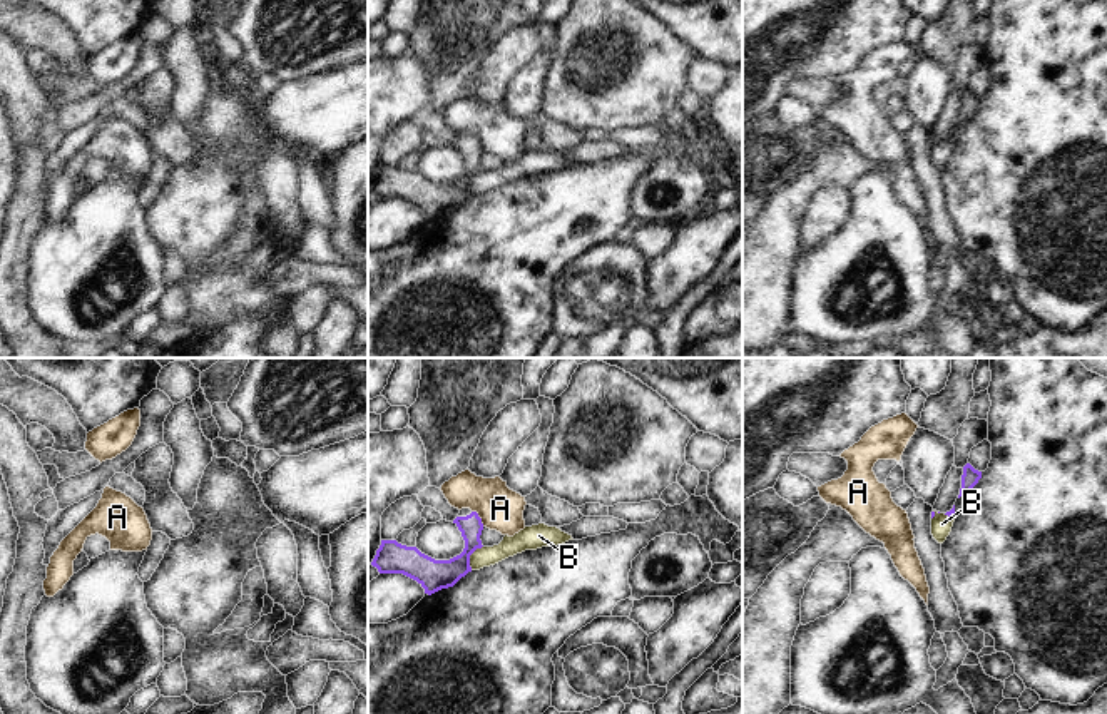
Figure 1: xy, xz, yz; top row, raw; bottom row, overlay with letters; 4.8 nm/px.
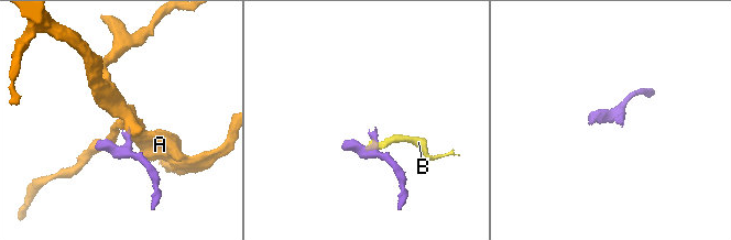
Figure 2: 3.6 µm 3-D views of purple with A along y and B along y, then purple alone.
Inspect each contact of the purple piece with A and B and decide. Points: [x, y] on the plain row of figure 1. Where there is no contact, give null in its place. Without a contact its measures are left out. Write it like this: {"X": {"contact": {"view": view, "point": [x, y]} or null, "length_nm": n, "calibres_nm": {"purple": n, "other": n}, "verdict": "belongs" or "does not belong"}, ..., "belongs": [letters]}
{"A": {"contact": {"view": "xz", "point": [479, 142]}, "length_nm": 100, "calibres_nm": {"purple": 110, "other": 220}, "verdict": "does not belong"}, "B": {"contact": {"view": "xz", "point": [469, 183]}, "length_nm": 130, "calibres_nm": {"purple": 150, "other": 100}, "verdict": "does not belong"}, "belongs": []}

